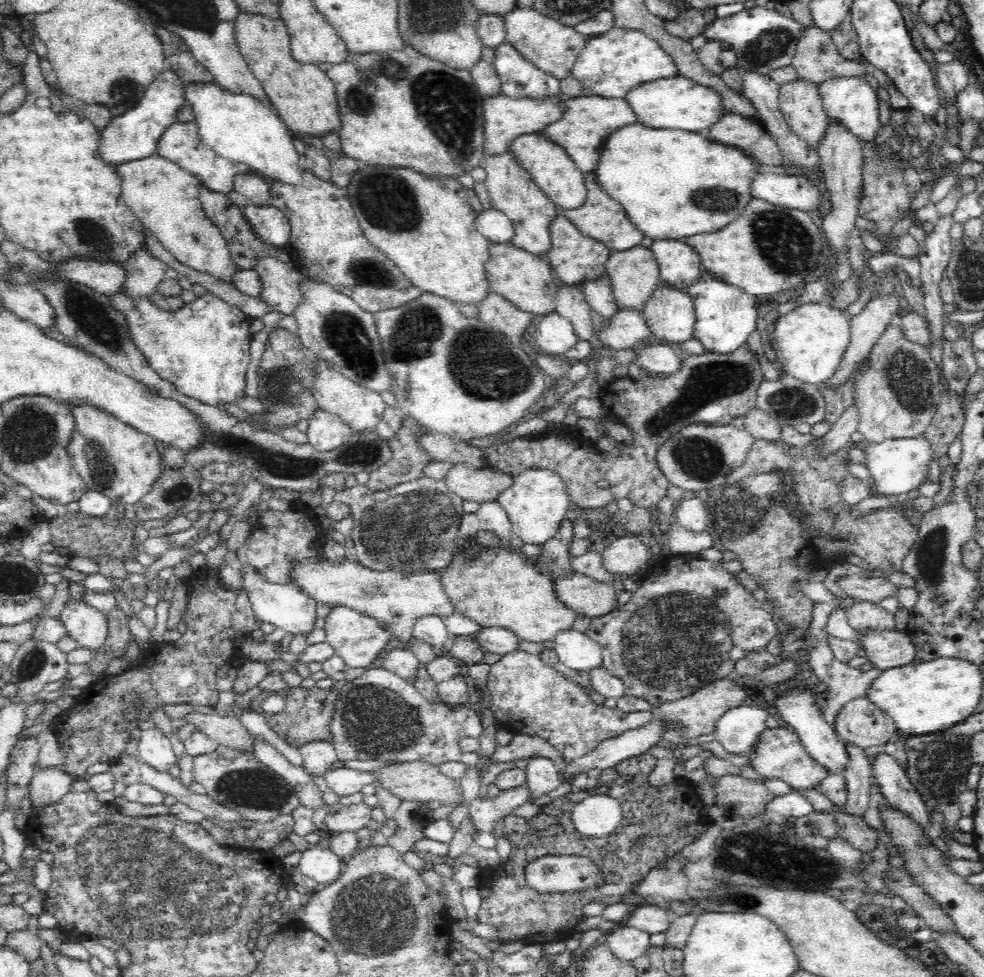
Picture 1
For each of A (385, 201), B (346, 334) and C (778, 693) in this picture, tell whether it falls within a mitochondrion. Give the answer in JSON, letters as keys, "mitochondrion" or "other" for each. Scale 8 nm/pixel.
{"A":"mitochondrion","B":"mitochondrion","C":"other"}

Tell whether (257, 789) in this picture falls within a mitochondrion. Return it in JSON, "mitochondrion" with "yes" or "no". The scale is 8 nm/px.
{"mitochondrion":"yes"}

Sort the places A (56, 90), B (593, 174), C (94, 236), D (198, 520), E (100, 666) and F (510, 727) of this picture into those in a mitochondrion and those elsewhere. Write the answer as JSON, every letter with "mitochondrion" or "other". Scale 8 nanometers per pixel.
{"A":"other","B":"other","C":"mitochondrion","D":"other","E":"other","F":"other"}

